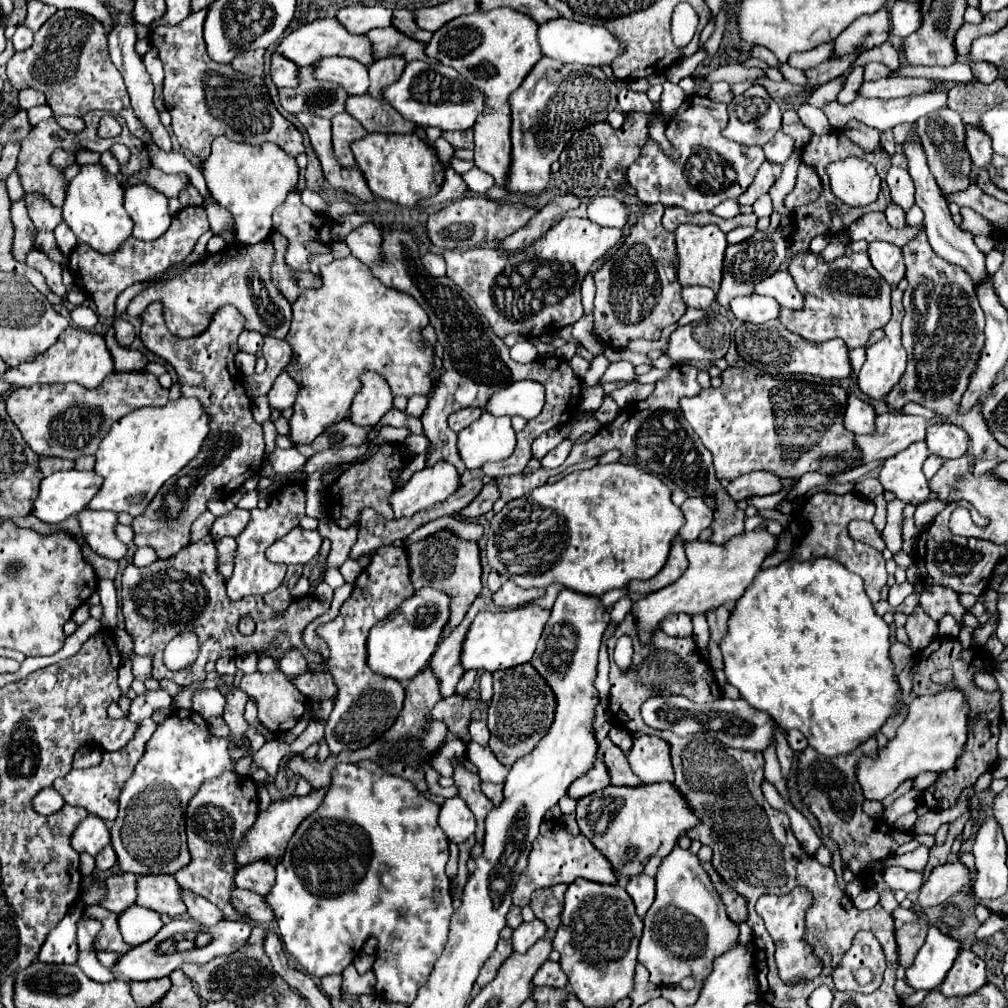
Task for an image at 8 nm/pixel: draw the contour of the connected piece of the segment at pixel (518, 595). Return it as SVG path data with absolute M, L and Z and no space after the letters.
M509 580L501 586L501 590L497 590L493 594L493 602L501 608L517 608L517 606L523 606L523 604L529 604L537 598L541 598L545 594L545 590L541 588L519 588L517 584L511 584Z

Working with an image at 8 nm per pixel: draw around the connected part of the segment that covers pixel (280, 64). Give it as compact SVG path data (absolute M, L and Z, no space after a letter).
M277 54L271 56L271 80L277 88L295 84L295 72L297 72L297 66L291 64L291 60L283 60Z

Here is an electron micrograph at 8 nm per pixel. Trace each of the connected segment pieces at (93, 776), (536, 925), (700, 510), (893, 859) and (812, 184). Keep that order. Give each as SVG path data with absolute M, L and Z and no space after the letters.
M147 718L139 724L139 730L135 734L135 738L131 740L131 744L127 744L127 748L119 750L119 752L105 752L103 756L103 764L99 764L99 768L85 768L85 770L71 770L67 776L55 780L53 788L63 796L65 804L69 806L81 806L85 808L89 814L99 816L101 820L105 820L107 824L111 824L117 816L119 810L119 794L125 786L125 782L131 778L135 764L141 760L143 752L145 752L145 744L149 742L151 734L155 732L157 724Z
M541 920L533 922L523 922L515 932L513 932L513 950L515 952L527 952L539 938L543 938L547 932L545 924Z
M687 498L681 504L681 510L685 514L685 524L681 526L679 536L683 540L697 540L699 532L711 524L713 510L703 502L703 498Z
M920 845L916 850L903 854L903 855L891 855L883 862L882 871L885 868L889 868L892 865L901 865L909 870L915 870L922 872L928 862L929 849Z
M801 164L799 174L797 174L795 190L785 198L785 206L789 210L795 210L797 206L811 204L813 200L819 198L819 194L821 194L819 176L815 176L815 172L811 168L807 168L807 164Z

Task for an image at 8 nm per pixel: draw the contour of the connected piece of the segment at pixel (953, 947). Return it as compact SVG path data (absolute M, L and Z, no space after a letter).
M929 926L929 936L917 952L911 968L907 968L905 972L907 984L913 990L937 988L953 966L959 948L959 942L951 940L949 936L943 936L937 928Z

